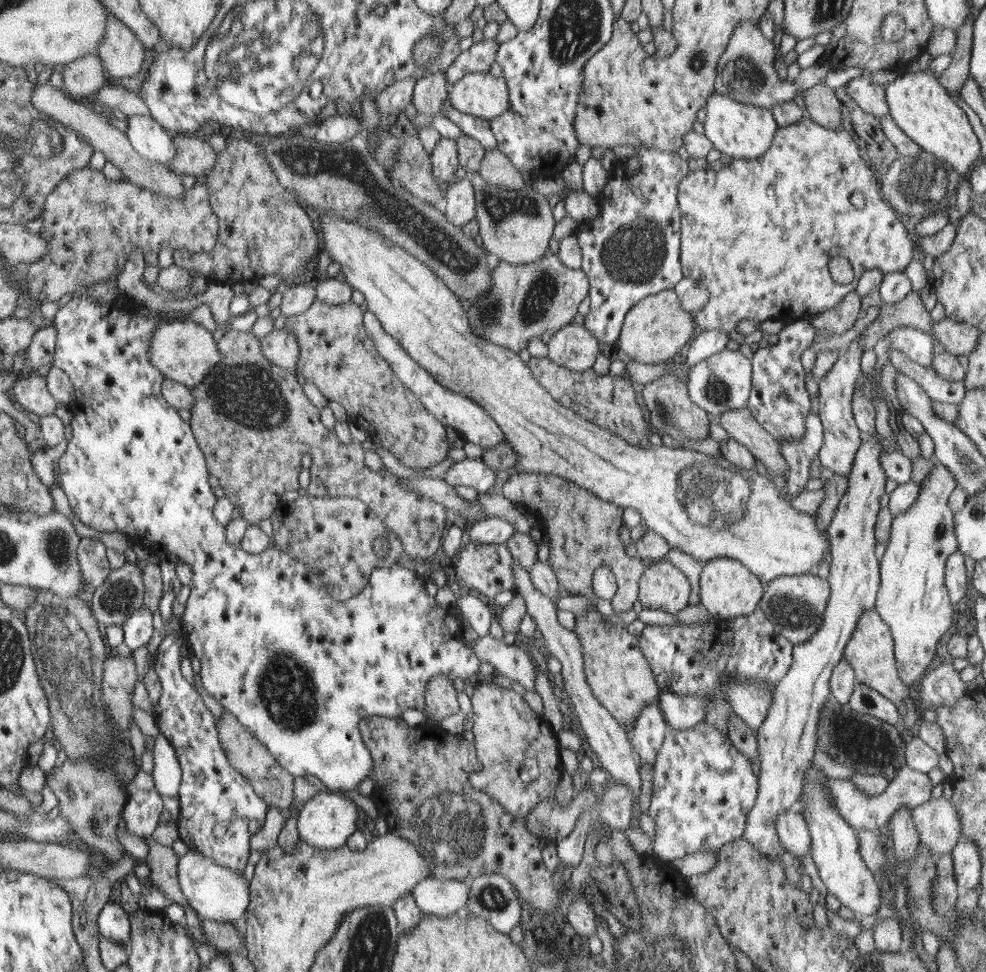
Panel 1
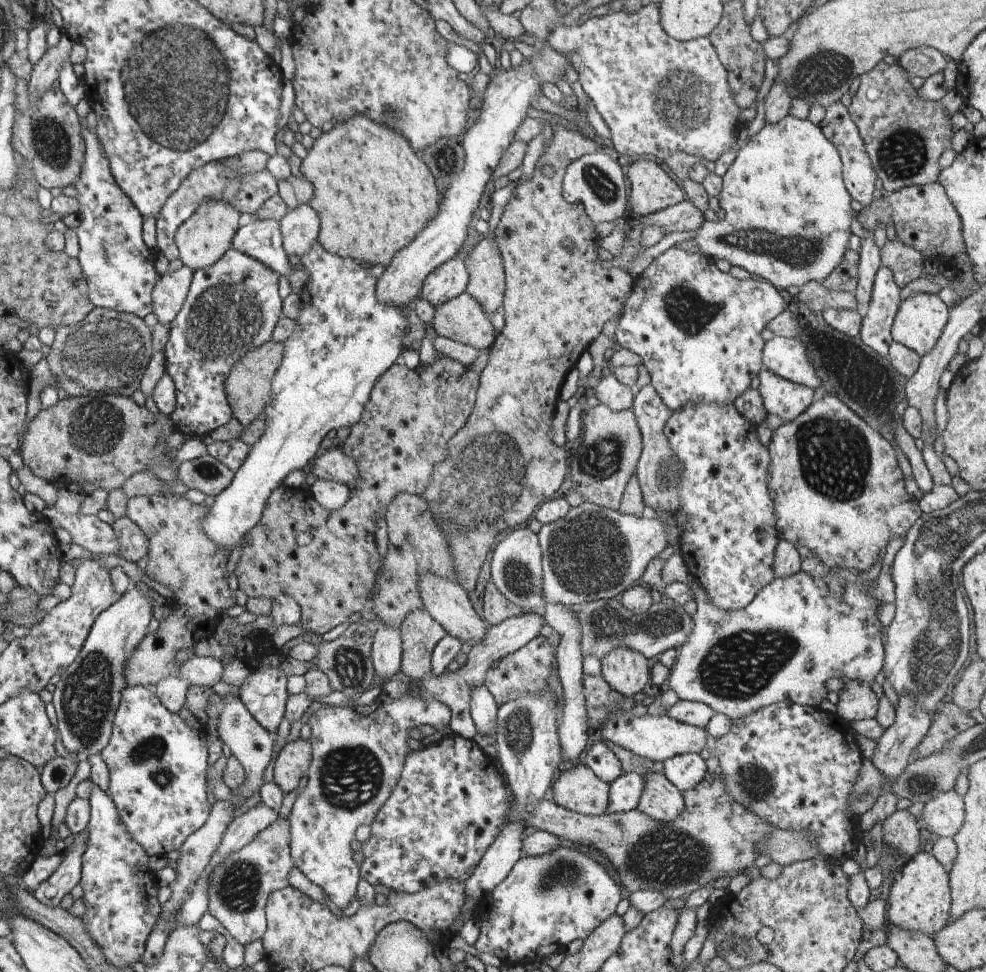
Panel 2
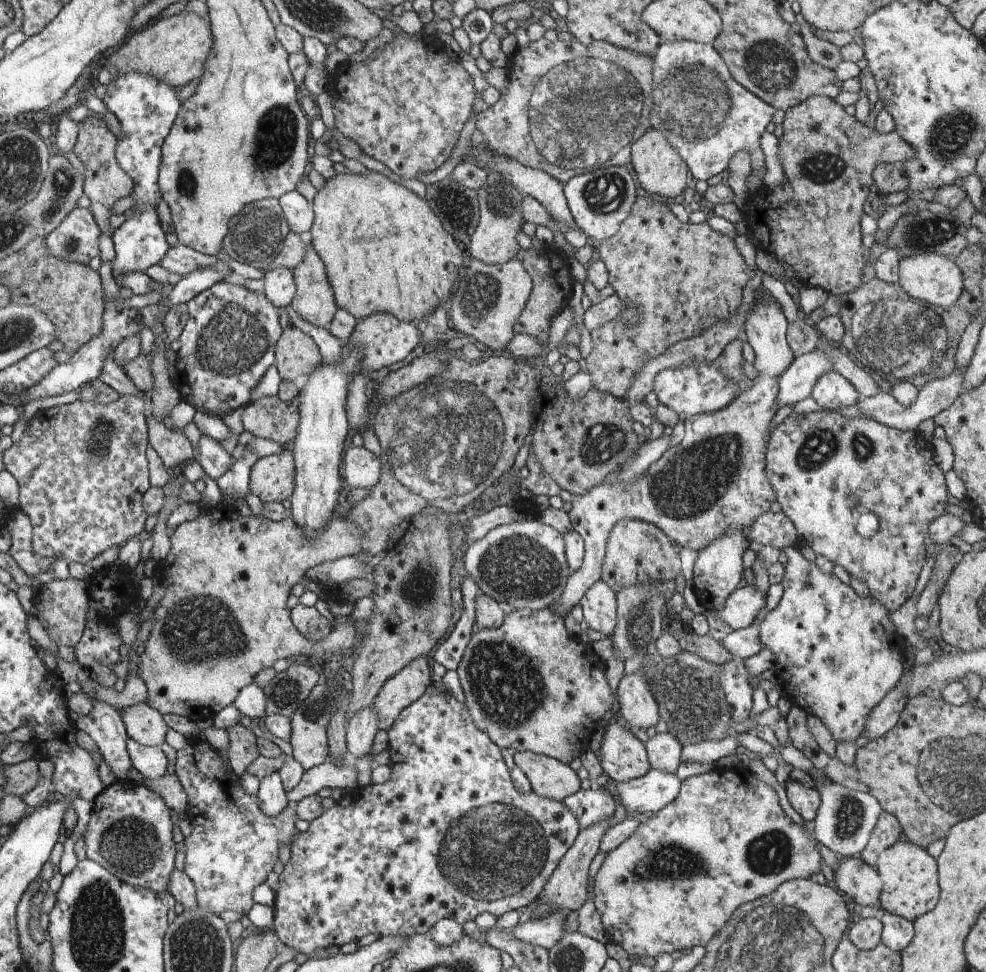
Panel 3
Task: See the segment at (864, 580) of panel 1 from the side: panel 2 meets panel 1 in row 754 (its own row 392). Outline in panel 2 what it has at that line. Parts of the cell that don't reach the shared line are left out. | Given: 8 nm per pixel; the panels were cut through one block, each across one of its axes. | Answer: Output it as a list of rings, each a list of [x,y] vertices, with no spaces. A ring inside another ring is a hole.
[[[762,369],[759,390],[768,414],[779,416],[789,423],[814,402],[814,389],[783,379],[777,373]]]

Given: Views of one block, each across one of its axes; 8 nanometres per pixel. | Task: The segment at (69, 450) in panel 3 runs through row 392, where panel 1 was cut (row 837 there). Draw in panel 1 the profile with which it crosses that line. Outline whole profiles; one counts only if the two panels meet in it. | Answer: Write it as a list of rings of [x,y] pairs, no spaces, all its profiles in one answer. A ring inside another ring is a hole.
[[[130,787],[129,803],[121,811],[122,822],[129,832],[138,837],[150,837],[160,826],[160,812],[163,808],[161,795],[155,790],[146,791]]]

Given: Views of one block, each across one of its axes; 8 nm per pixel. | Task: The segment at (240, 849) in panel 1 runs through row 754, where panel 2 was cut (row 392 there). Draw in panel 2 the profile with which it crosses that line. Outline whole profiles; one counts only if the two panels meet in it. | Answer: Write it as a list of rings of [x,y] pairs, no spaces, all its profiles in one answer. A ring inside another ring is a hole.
[[[232,246],[228,251],[225,252],[224,255],[221,256],[220,259],[218,259],[218,262],[214,263],[212,266],[210,266],[210,268],[203,268],[193,271],[193,279],[187,297],[183,302],[180,312],[178,312],[170,324],[171,327],[169,339],[163,352],[163,355],[165,356],[166,373],[169,374],[176,387],[177,405],[174,409],[174,412],[172,412],[170,415],[176,432],[182,433],[186,438],[189,438],[190,436],[202,438],[202,434],[208,434],[208,432],[212,432],[212,428],[216,428],[216,426],[222,426],[222,424],[230,422],[230,418],[232,418],[232,412],[230,412],[231,406],[228,406],[229,402],[226,402],[227,392],[224,392],[224,388],[210,388],[210,380],[214,380],[214,384],[216,384],[216,380],[218,380],[218,378],[226,376],[226,374],[228,374],[228,370],[233,368],[233,366],[239,360],[242,360],[246,355],[248,355],[250,351],[253,351],[254,349],[261,347],[264,343],[268,343],[270,340],[272,340],[275,327],[281,322],[282,317],[284,317],[284,312],[282,312],[284,299],[281,295],[282,275],[283,274],[278,274],[278,272],[274,272],[271,268],[264,266],[264,264],[258,262],[258,260],[250,258],[250,256],[247,254],[238,252]]]

